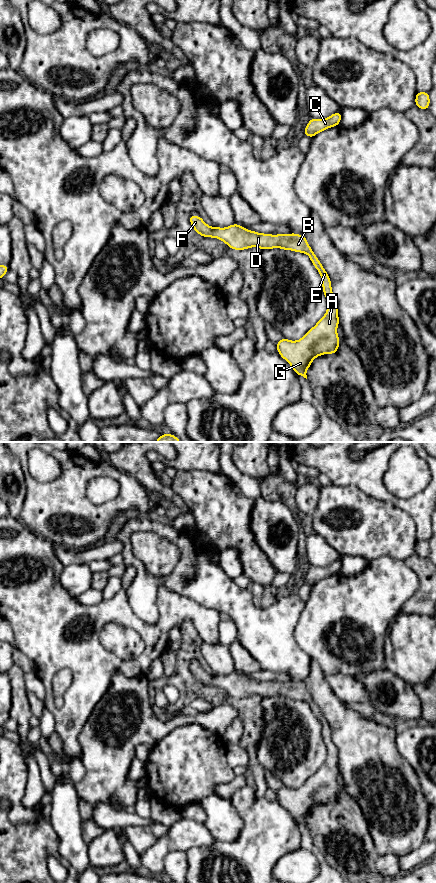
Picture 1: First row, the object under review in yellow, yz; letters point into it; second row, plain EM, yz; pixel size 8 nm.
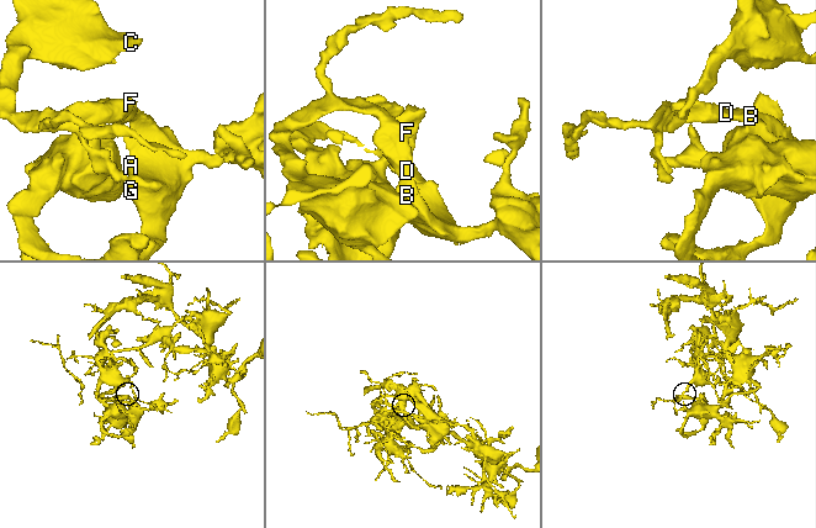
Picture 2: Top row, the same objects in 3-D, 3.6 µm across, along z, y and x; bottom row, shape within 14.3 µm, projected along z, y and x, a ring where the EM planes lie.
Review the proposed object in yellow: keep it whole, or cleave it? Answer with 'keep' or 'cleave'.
keep

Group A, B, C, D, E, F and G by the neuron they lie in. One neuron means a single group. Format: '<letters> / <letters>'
A B C D E F G

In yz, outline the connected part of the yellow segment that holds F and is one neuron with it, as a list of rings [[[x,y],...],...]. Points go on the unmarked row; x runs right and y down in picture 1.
[[[192,662],[189,665],[189,670],[194,679],[202,685],[220,687],[233,698],[241,699],[258,695],[261,698],[281,696],[282,698],[306,701],[321,724],[327,759],[301,787],[291,789],[283,785],[276,791],[277,800],[290,812],[296,823],[307,827],[307,817],[317,804],[334,802],[338,799],[340,788],[337,775],[340,770],[331,727],[309,694],[305,684],[297,681],[278,681],[274,684],[273,682],[251,679],[235,671],[225,676],[210,675],[199,663]]]

